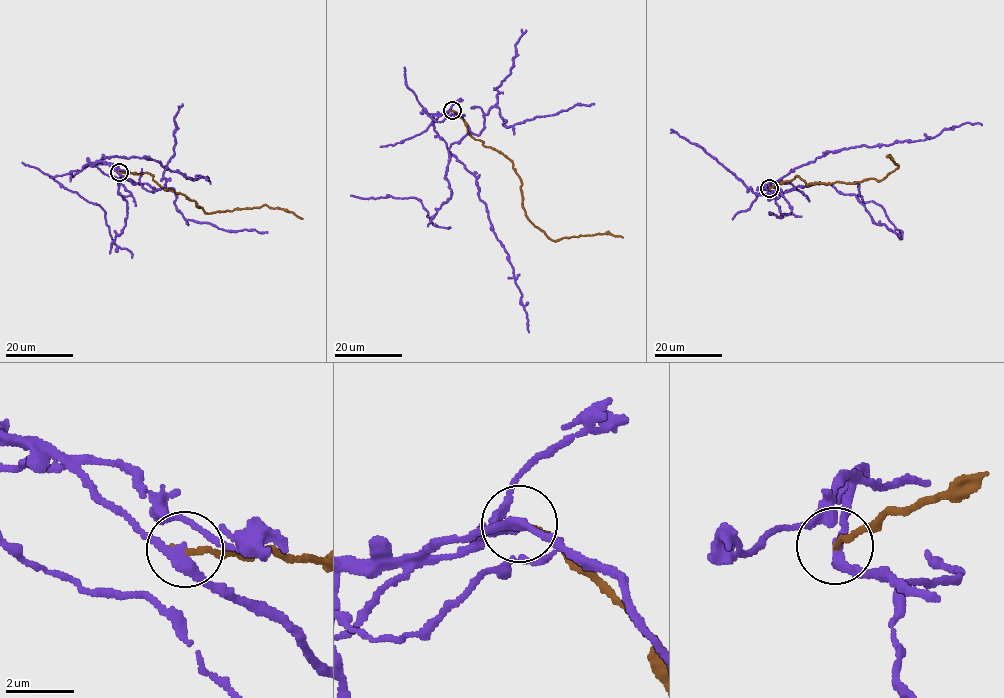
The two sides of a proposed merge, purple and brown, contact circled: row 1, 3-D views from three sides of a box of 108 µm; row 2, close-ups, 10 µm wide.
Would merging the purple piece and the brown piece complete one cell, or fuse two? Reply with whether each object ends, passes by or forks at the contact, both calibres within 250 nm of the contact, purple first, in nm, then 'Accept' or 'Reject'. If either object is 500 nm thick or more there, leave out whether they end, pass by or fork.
At the ring purple forks. At the ring brown ends. Thickness 240 nm (purple) against 140 nm. Reject

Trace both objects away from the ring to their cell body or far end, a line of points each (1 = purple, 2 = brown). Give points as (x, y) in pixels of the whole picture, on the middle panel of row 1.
1: (451, 110), (462, 116), (469, 131), (448, 150), (445, 177), (451, 197), (432, 222), (416, 198), (351, 195)
2: (451, 110), (465, 122), (472, 137), (512, 162), (521, 183), (525, 216), (551, 239), (610, 233), (623, 237)

